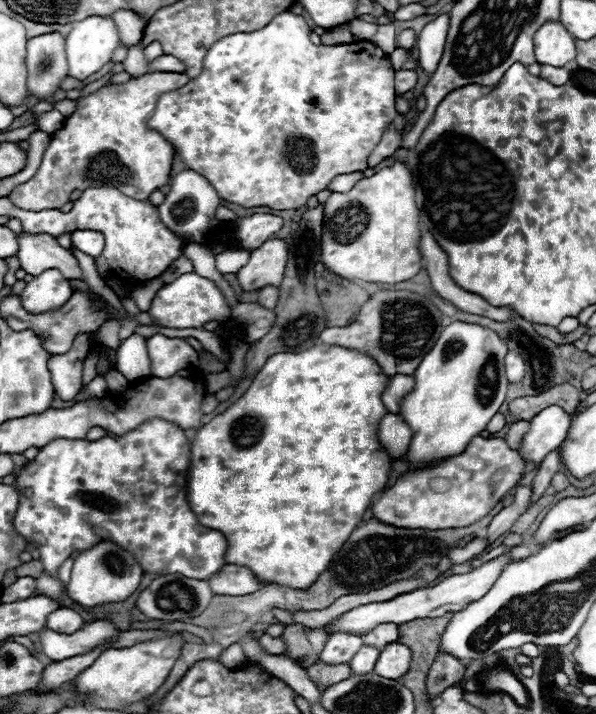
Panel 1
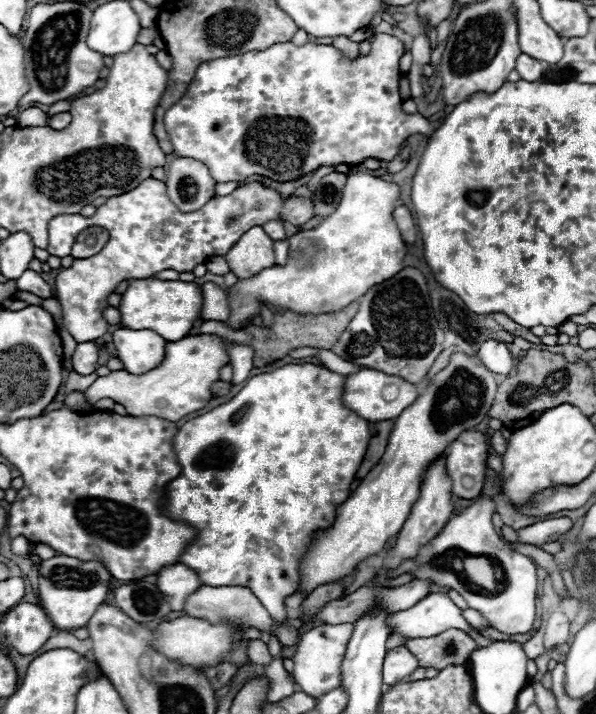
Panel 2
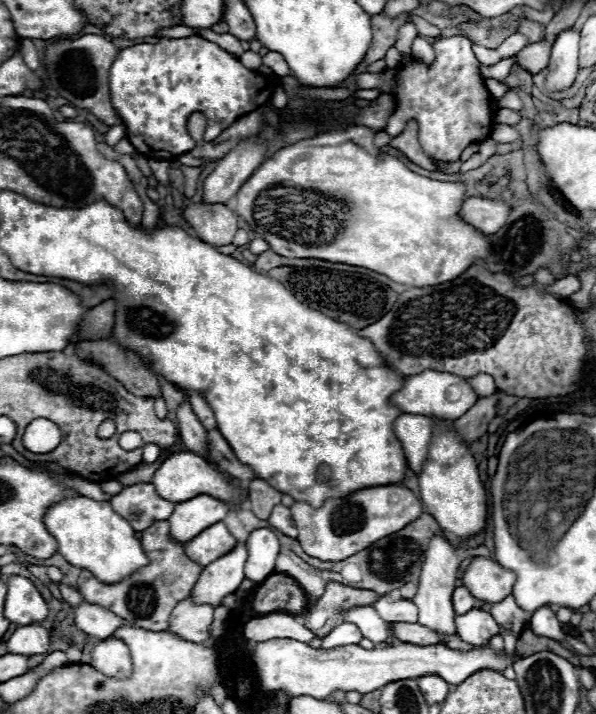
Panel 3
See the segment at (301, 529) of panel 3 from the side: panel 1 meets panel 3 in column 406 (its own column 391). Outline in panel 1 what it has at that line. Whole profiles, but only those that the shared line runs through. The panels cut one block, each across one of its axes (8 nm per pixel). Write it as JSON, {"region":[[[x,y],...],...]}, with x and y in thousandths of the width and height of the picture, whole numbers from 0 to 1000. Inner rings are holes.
{"region":[[[799,611],[779,636],[735,647],[725,655],[674,664],[654,686],[644,686],[624,703],[624,720],[638,731],[668,739],[775,739],[812,725],[869,678],[876,661],[879,647],[866,630],[852,627],[846,613]]]}

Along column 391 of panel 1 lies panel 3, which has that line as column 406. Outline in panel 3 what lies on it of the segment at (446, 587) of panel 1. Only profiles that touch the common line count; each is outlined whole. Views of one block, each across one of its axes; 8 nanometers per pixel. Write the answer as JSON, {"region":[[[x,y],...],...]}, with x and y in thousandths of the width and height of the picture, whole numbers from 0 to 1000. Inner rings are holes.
{"region":[[[638,838],[628,846],[631,857],[651,868],[651,871],[701,871],[701,852],[691,840],[664,840],[664,843],[651,843],[648,838]]]}

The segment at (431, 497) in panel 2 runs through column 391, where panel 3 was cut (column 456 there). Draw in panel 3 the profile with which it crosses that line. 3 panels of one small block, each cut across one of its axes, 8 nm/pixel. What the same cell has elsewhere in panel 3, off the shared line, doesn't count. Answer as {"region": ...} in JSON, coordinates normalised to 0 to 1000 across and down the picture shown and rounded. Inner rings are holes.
{"region":[[[728,754],[715,770],[715,784],[708,790],[705,821],[695,835],[695,846],[705,852],[701,874],[721,880],[738,894],[738,902],[748,902],[748,891],[765,888],[765,877],[762,877],[765,857],[758,849],[758,829],[765,824],[768,793],[772,793],[772,787],[765,779],[765,768],[748,754]]]}

